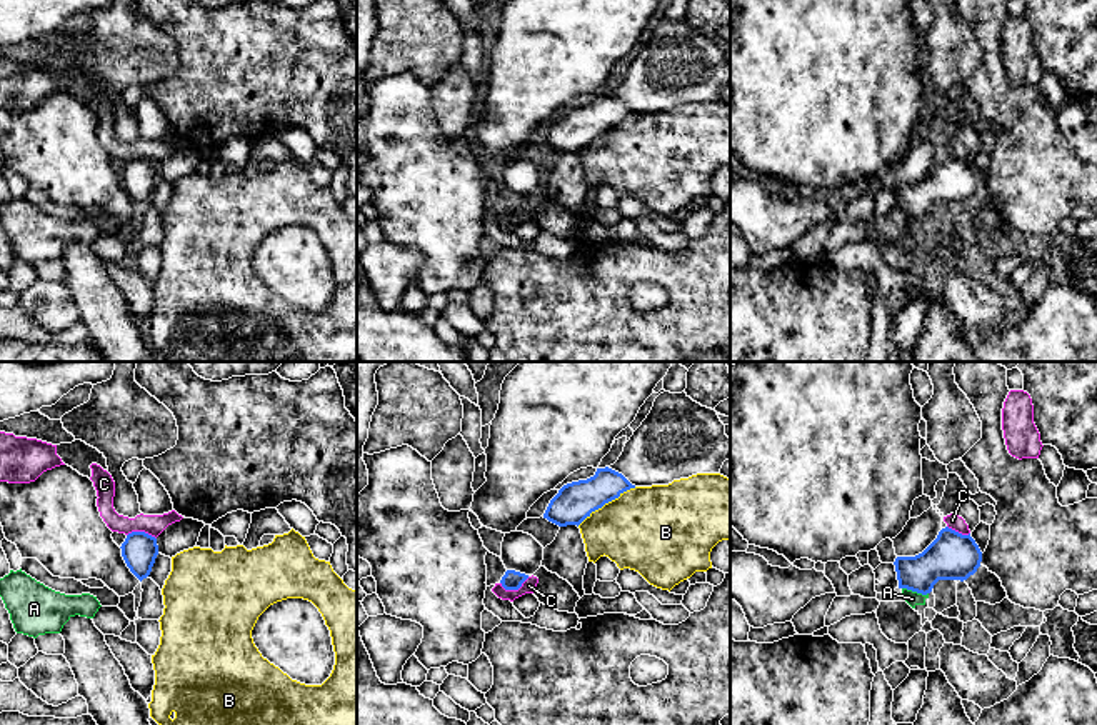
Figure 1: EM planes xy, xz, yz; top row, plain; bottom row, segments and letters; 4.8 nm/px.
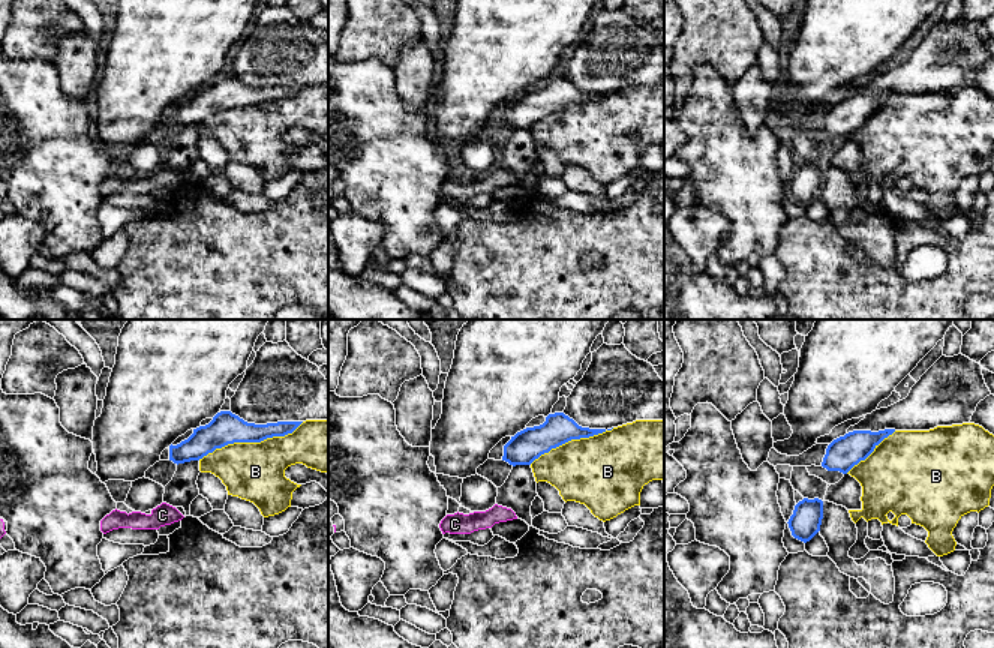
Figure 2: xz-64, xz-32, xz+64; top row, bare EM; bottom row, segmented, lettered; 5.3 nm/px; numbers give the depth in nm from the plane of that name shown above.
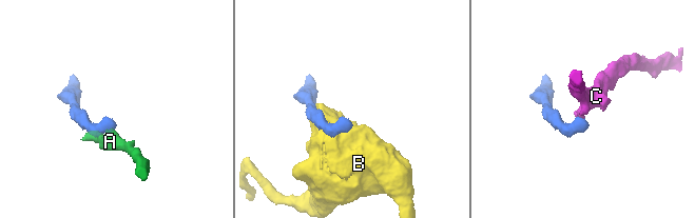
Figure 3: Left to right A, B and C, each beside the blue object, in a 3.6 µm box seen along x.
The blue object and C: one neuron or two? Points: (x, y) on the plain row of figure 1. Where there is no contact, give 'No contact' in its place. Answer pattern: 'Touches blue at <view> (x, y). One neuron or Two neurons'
Touches blue at xz (514, 215). Two neurons

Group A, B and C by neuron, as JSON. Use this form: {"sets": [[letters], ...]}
{"sets": [["A"], ["B"], ["C"]]}

